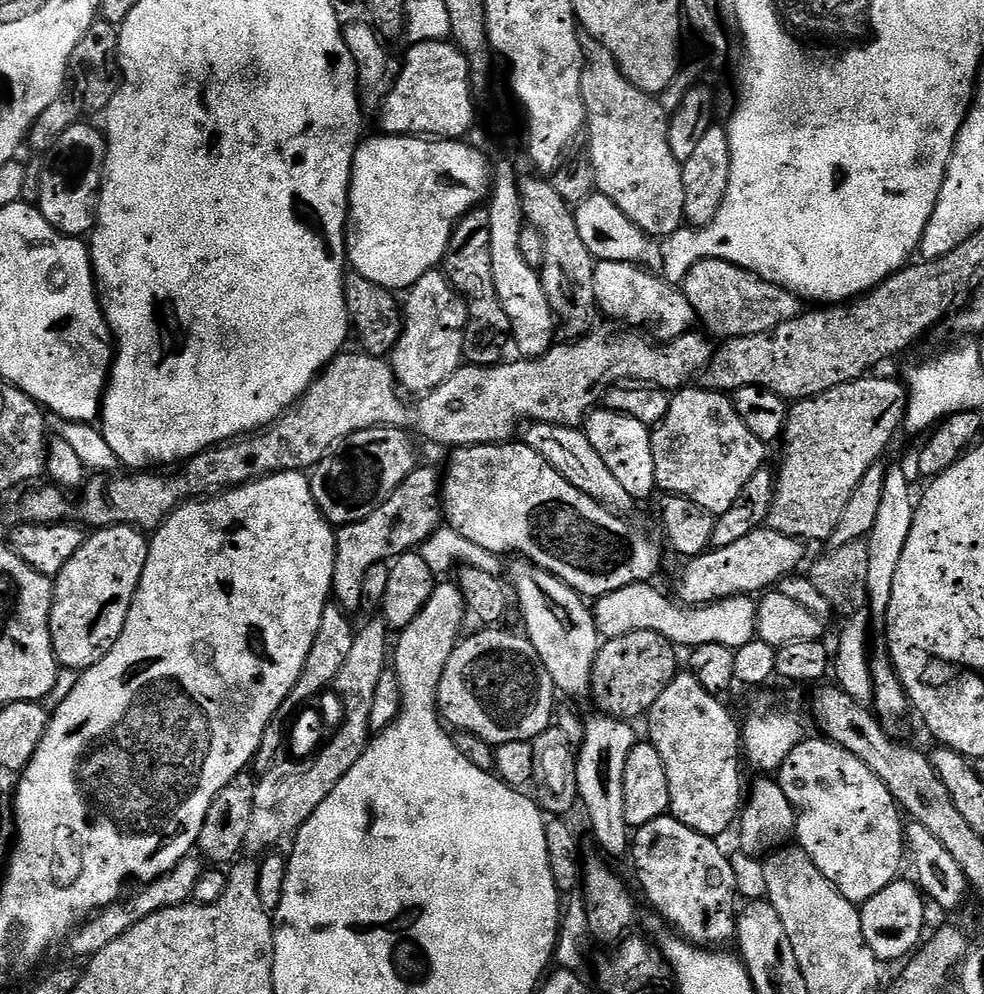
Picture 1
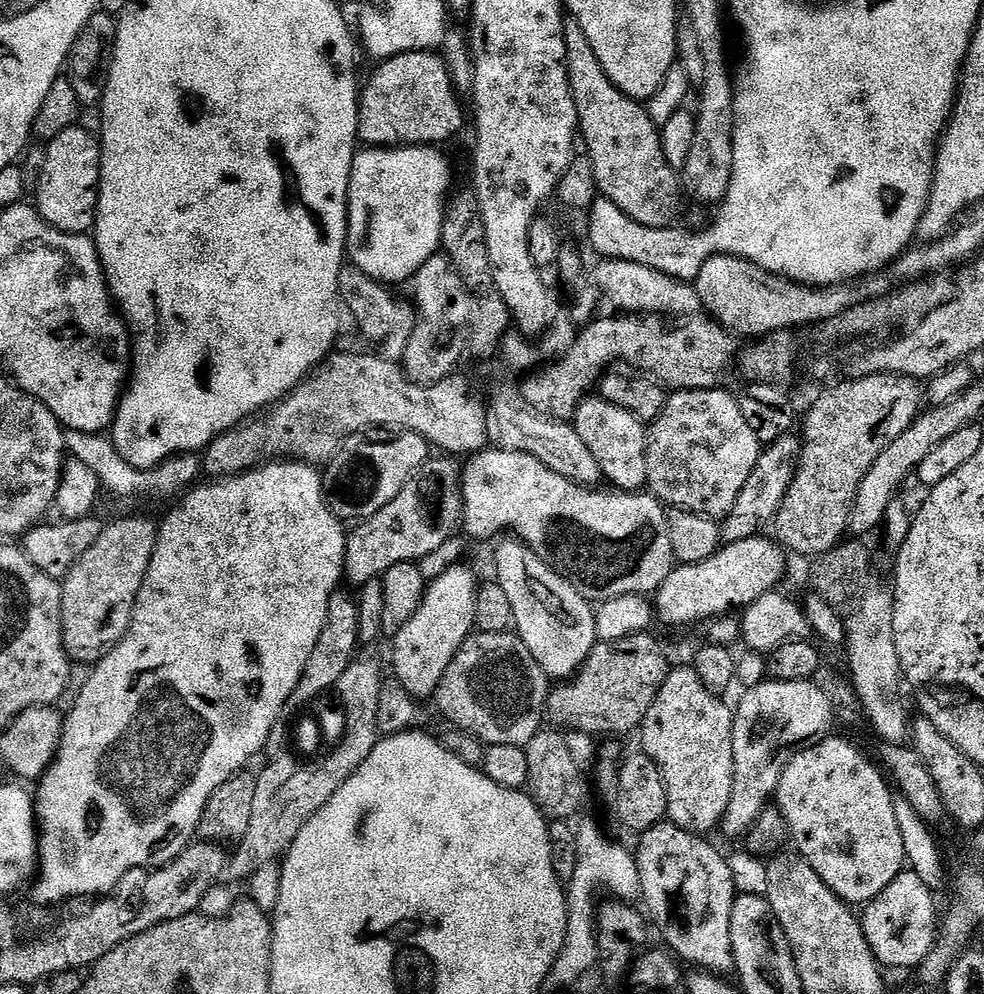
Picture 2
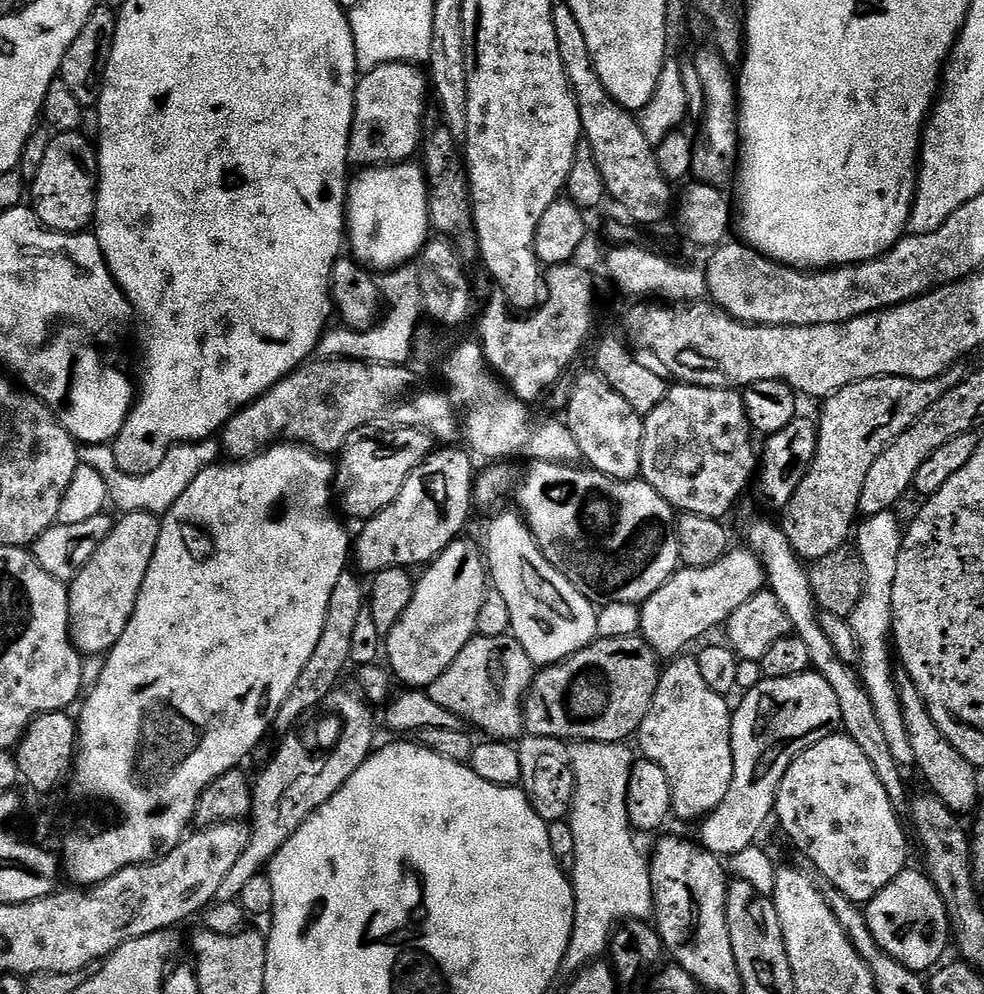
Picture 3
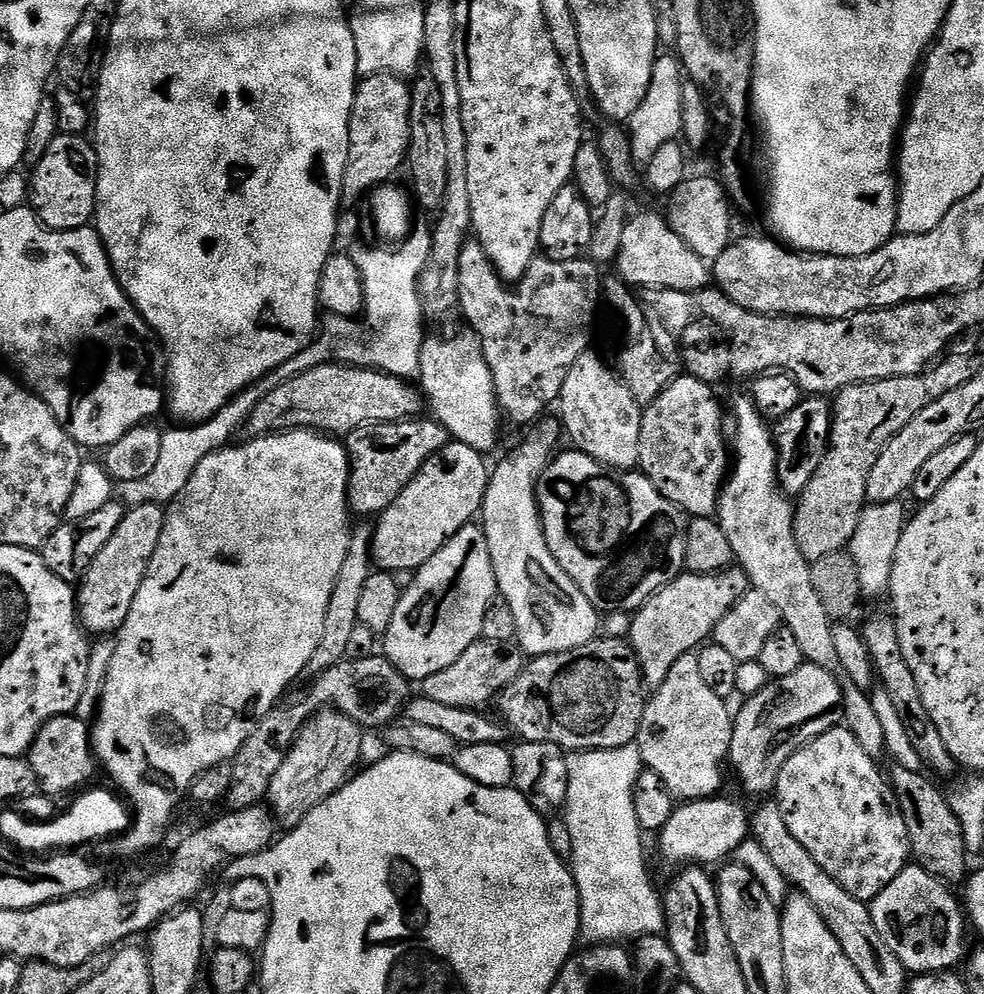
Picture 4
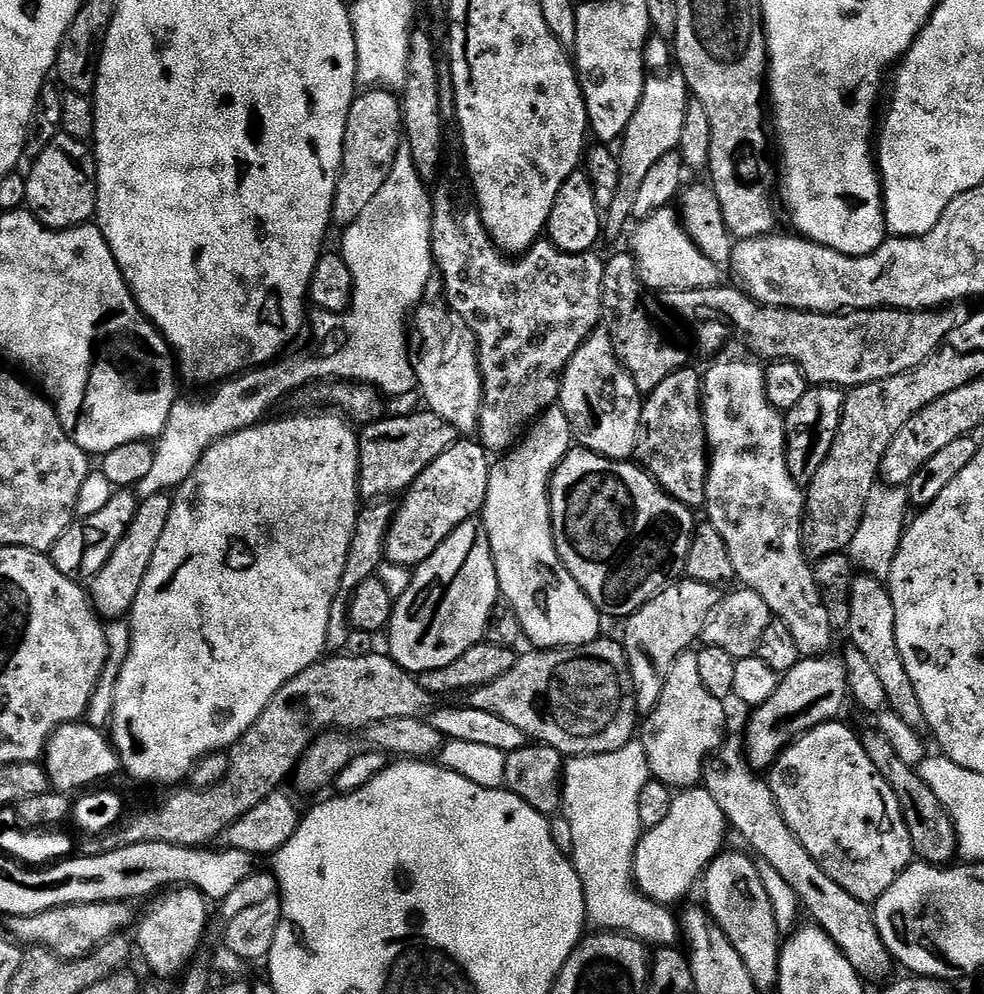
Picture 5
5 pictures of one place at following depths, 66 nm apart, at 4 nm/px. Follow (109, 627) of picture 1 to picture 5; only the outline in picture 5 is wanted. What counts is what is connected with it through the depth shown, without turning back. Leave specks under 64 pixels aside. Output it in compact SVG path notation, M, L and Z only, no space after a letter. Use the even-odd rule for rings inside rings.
M171 495L143 497L127 534L118 542L98 574L91 577L90 601L96 616L108 622L116 622L131 613L132 603L134 598L138 598L138 590L142 586L142 578L146 576L150 558L154 556L154 546L158 546L158 538L162 538L162 530L166 530L166 518L170 518L171 509Z

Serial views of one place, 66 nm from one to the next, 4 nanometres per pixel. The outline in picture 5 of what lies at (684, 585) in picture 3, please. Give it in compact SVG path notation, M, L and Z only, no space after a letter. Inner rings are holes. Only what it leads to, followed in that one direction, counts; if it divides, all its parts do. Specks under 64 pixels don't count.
M681 578L662 589L657 596L650 598L635 614L623 621L622 643L624 656L628 660L626 672L630 677L637 713L647 714L654 710L670 666L676 661L678 654L689 651L693 647L692 643L697 643L706 618L710 610L718 606L721 595L719 587Z

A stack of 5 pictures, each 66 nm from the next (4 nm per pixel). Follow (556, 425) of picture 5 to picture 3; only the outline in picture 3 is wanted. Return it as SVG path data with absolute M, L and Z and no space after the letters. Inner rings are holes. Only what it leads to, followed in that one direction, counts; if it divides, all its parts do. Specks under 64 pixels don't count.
M519 511L504 512L501 516L496 516L492 520L492 525L488 528L488 548L486 544L486 571L490 577L491 587L498 594L502 594L502 599L506 601L506 607L510 609L510 622L512 623L511 635L515 636L516 641L522 646L522 650L526 650L526 654L530 654L533 665L547 666L549 664L557 664L566 658L570 658L578 650L582 650L593 640L597 639L597 605L591 604L575 586L566 579L560 571L554 566L550 566L548 559L540 553L540 548L536 545L536 540L532 536L532 531L528 529L528 525L524 522L524 517Z

